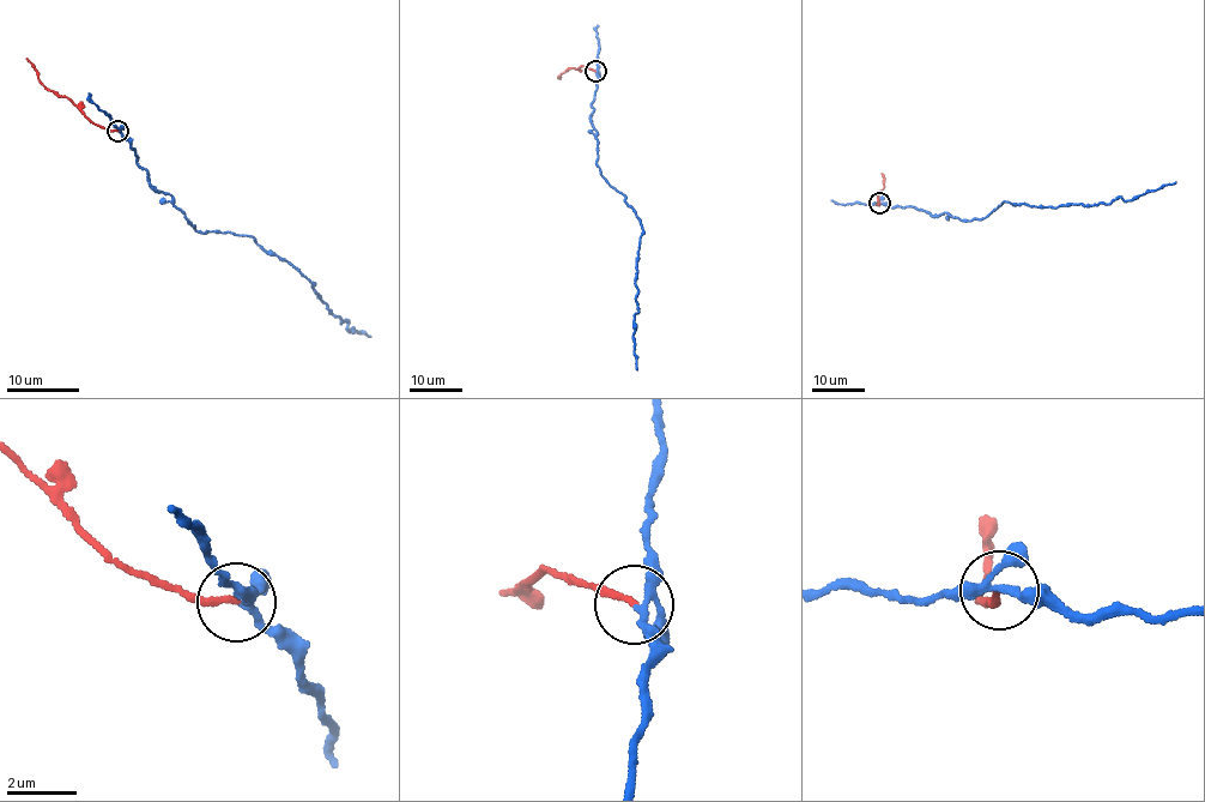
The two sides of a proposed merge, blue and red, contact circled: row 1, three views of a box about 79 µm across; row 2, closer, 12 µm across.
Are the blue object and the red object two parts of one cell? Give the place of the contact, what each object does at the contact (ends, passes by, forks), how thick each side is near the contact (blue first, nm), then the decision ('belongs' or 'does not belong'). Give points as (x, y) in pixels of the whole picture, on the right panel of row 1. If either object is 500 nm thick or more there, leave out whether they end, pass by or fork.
place (879, 203); blue forks; red ends; calibres 160 and 180 nm; belongs

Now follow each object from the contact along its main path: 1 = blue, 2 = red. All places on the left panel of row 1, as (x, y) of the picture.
1: (117, 130), (150, 184), (173, 198), (197, 231), (249, 235), (309, 282), (352, 333), (370, 335)
2: (117, 130), (108, 130), (92, 122), (66, 97), (59, 97), (41, 82), (35, 66), (25, 58)

